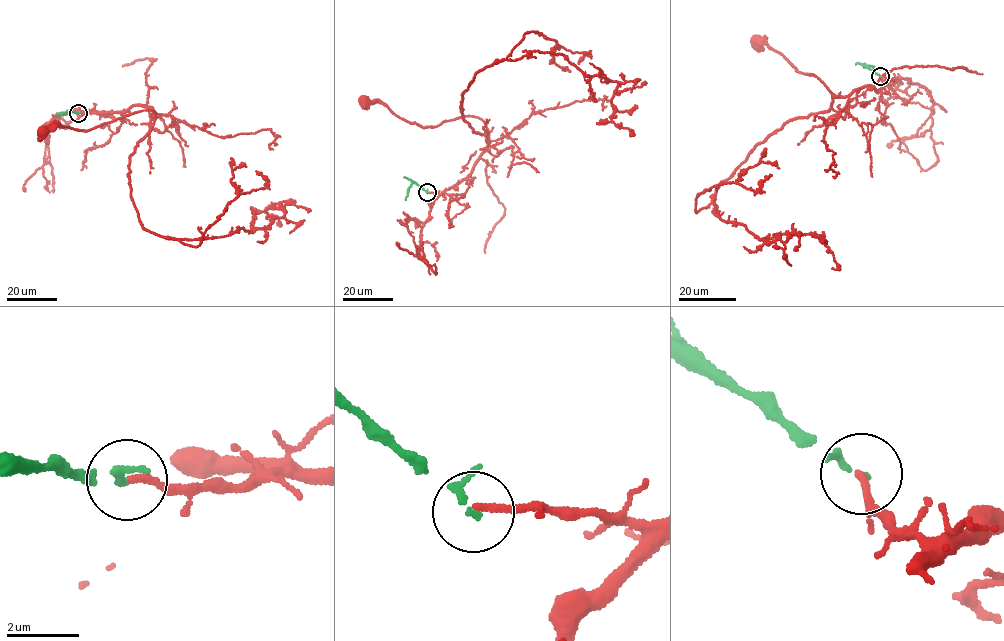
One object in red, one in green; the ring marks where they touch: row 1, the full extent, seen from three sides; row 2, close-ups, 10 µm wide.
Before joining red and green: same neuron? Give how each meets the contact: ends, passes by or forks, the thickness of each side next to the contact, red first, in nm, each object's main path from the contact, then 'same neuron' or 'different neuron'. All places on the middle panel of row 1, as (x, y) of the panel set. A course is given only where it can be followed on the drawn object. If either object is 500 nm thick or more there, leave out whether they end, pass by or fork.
red ends | green ends | 190/200 nm | red via (427, 193), (442, 193), (468, 177), (487, 148), (486, 124), (462, 116), (421, 127), (381, 103), (363, 100) | green via (427, 193), (413, 182), (406, 200) | different neuron

